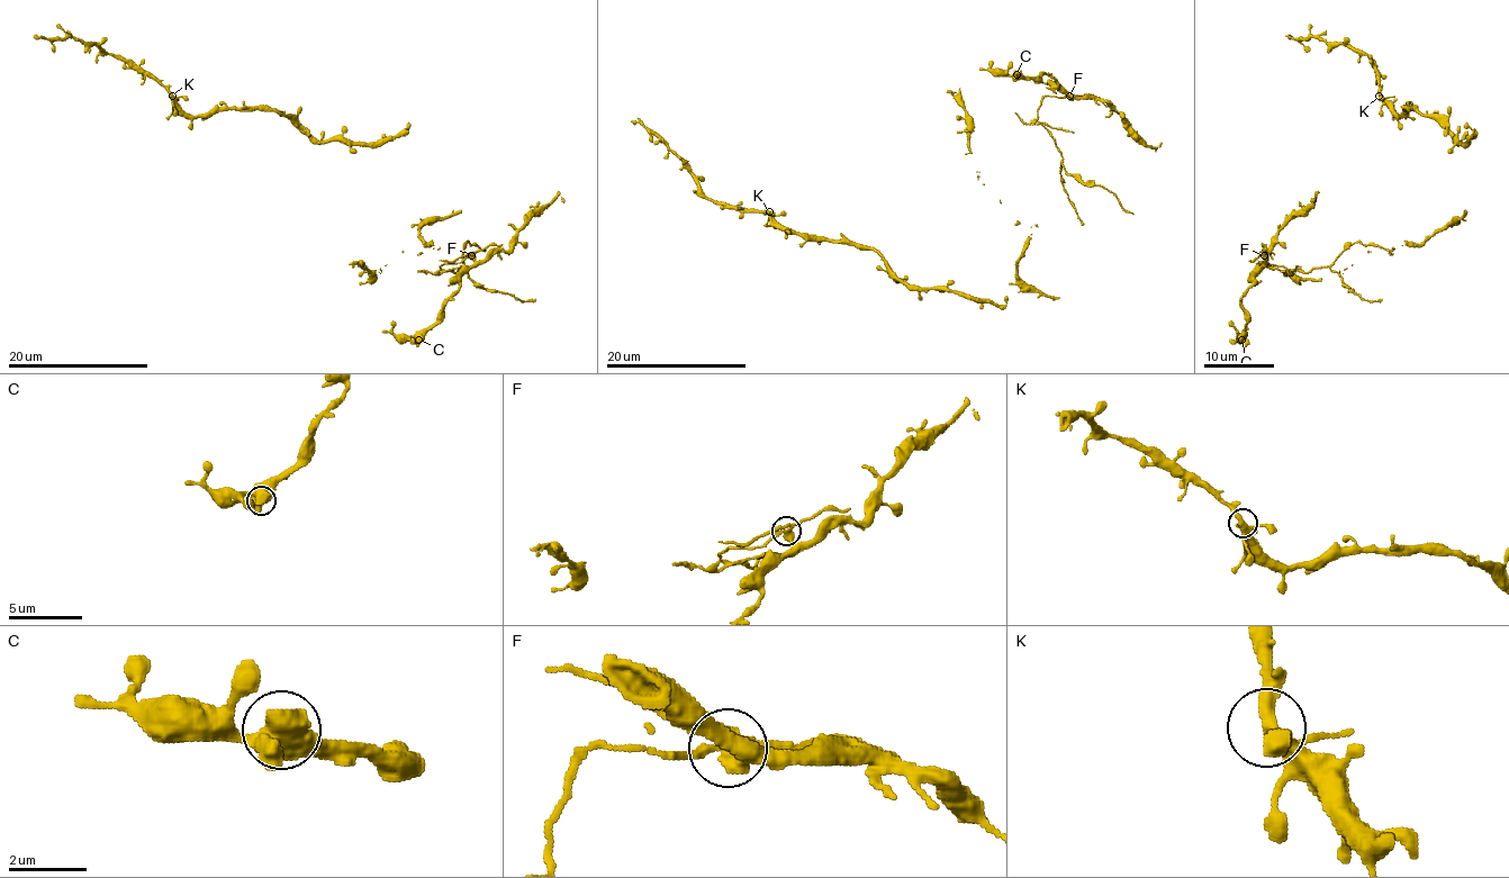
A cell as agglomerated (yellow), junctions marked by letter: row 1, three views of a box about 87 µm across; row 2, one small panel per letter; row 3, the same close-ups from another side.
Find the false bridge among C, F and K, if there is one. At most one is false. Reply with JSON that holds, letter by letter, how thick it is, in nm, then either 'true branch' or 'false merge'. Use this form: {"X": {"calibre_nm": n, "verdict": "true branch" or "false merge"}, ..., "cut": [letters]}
{"C": {"calibre_nm": 550, "verdict": "true branch"}, "F": {"calibre_nm": 320, "verdict": "false merge"}, "K": {"calibre_nm": 320, "verdict": "true branch"}, "cut": ["F"]}

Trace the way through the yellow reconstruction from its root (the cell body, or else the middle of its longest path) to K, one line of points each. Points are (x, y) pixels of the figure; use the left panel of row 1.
K: (380, 146), (349, 141), (313, 141), (276, 109), (210, 109), (204, 115), (188, 115), (172, 96)

